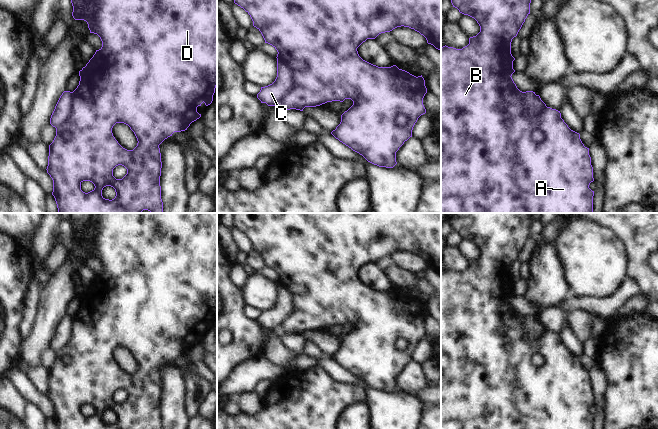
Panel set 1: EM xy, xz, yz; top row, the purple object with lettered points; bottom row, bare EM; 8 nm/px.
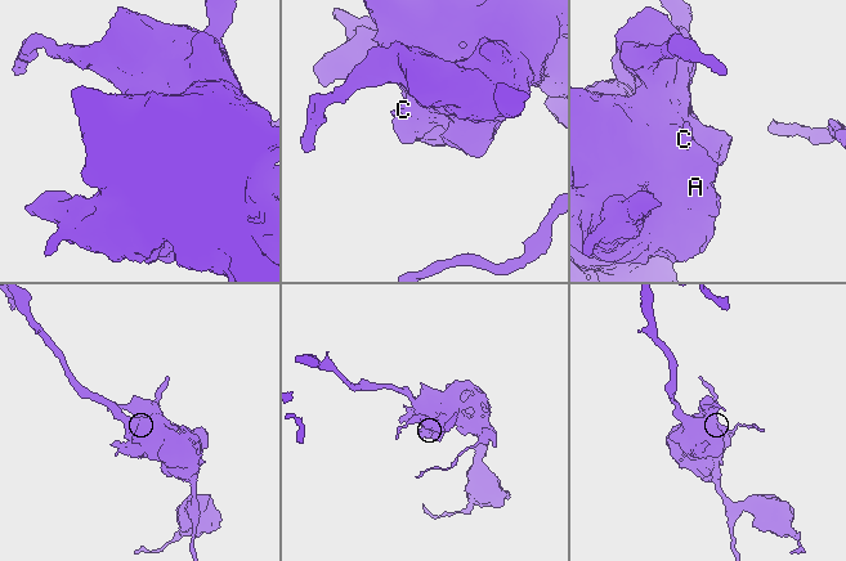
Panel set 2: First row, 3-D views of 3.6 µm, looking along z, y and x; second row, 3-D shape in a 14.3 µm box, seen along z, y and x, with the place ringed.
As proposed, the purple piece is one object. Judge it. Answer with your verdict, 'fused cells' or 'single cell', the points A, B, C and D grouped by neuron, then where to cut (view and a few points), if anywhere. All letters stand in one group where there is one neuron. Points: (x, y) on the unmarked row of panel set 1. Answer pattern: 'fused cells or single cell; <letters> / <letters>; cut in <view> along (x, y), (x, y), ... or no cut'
fused cells; A B D / C; cut in xz along (278, 283), (283, 285), (291, 296), (291, 311), (277, 330)

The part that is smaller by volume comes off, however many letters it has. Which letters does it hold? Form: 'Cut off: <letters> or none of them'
Cut off: C

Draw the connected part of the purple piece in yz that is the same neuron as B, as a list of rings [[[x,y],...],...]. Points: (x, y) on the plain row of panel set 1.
[[[448,213],[447,219],[451,224],[453,231],[457,232],[460,237],[474,242],[480,250],[480,256],[469,262],[469,268],[462,273],[443,270],[441,271],[441,429],[593,429],[594,415],[589,412],[593,402],[593,391],[591,389],[591,381],[589,379],[589,372],[585,371],[580,363],[580,358],[571,354],[568,349],[561,342],[560,335],[545,330],[537,339],[529,339],[523,328],[523,316],[520,315],[512,303],[513,285],[515,282],[511,278],[511,266],[517,260],[525,243],[530,238],[530,227],[533,220],[532,213]]]

